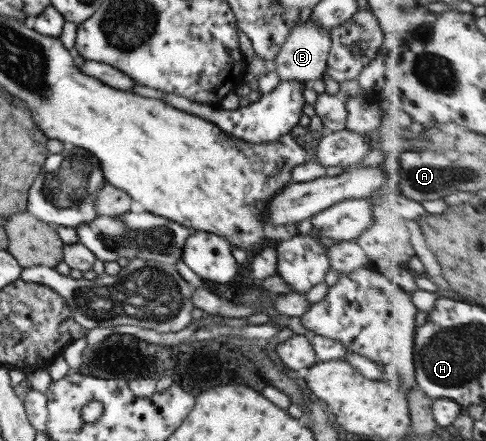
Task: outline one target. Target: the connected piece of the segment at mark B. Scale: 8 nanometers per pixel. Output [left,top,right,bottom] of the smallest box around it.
[273,21,329,84]

